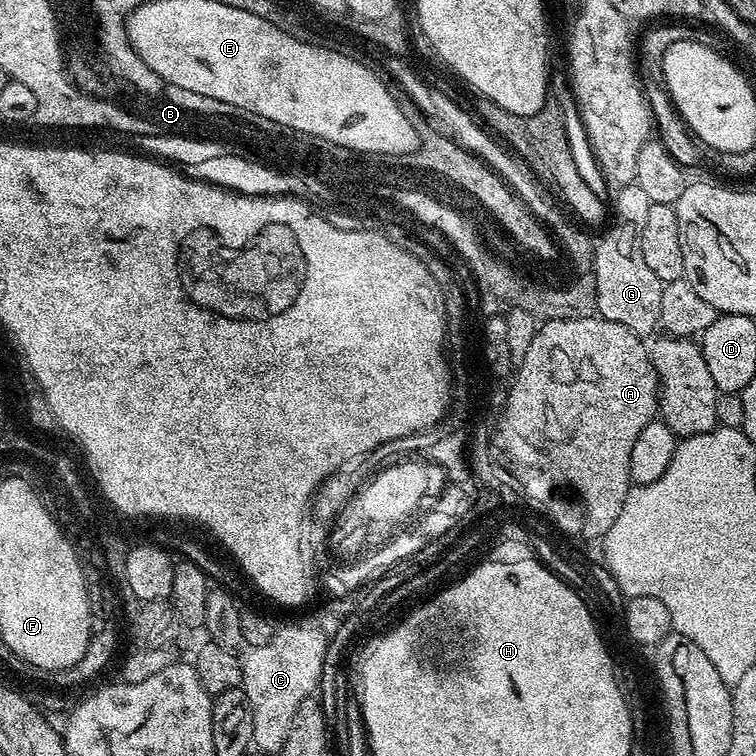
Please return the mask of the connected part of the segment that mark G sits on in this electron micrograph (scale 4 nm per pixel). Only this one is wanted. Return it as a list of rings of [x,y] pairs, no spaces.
[[[597,247],[591,271],[594,273],[594,304],[603,315],[626,326],[641,338],[648,338],[652,331],[657,331],[660,322],[658,306],[662,302],[664,285],[651,272],[650,266],[646,266],[638,250],[632,252],[629,260],[624,256],[615,260],[608,256],[606,249]]]

